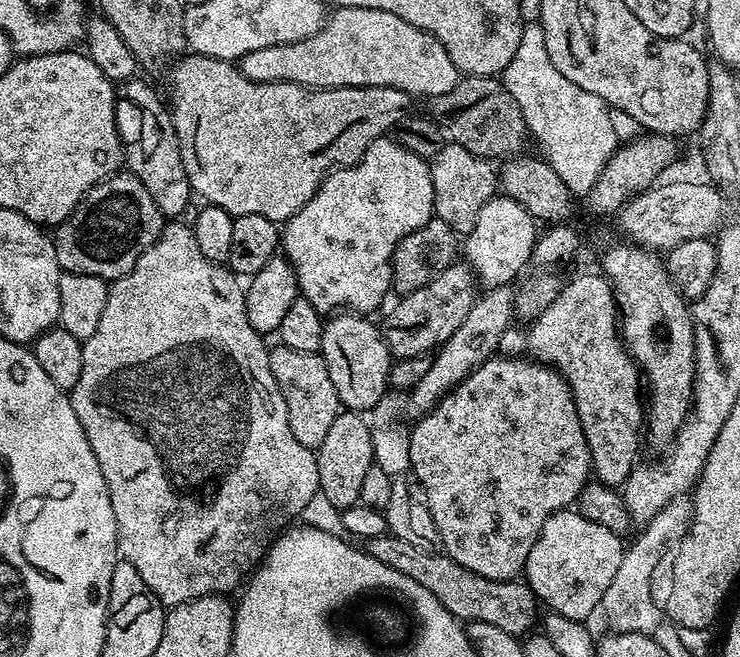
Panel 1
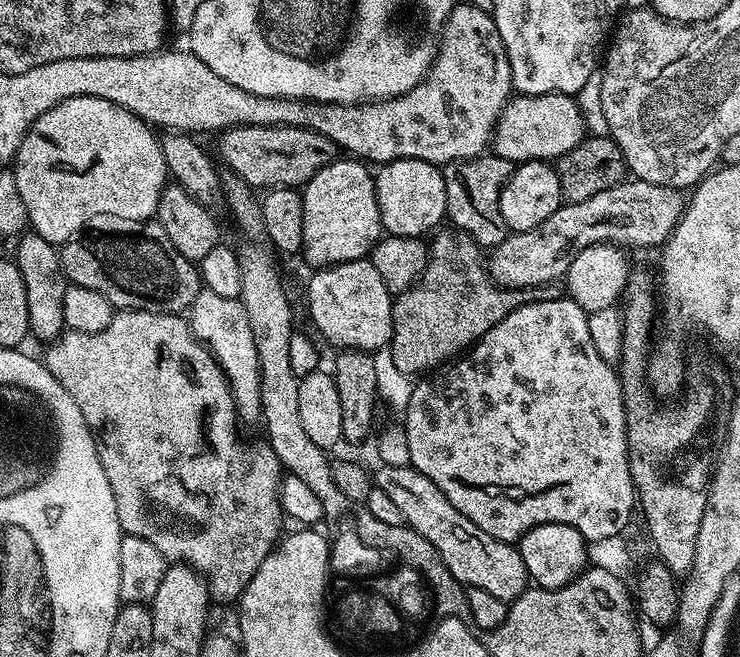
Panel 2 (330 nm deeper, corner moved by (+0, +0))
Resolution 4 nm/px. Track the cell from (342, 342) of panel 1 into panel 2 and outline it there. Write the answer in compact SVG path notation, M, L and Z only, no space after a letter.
M371 259L332 264L311 273L308 280L308 316L333 344L333 349L357 348L373 354L387 349L392 338L392 301L386 282L374 270Z

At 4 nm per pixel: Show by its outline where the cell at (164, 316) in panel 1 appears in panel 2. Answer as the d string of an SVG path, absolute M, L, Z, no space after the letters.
M120 310L113 315L110 326L98 334L82 334L81 332L65 331L47 345L42 355L42 363L62 386L66 386L66 394L74 398L78 410L82 410L82 418L86 418L88 425L96 437L98 458L102 462L102 470L106 470L106 482L110 482L110 490L114 494L114 506L118 510L118 522L121 533L138 538L146 538L165 560L175 564L184 564L201 574L208 584L208 593L213 601L228 604L239 601L246 586L254 578L258 566L272 553L281 539L280 520L280 482L282 469L280 460L274 450L266 442L260 444L243 444L236 433L238 417L236 404L232 400L232 391L228 389L228 379L217 366L216 360L208 349L196 339L187 319L183 315L171 312L138 312L135 310Z

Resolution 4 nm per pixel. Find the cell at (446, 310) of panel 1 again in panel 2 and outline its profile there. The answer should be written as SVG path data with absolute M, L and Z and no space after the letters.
M625 178L620 183L610 186L610 190L602 190L602 194L594 194L594 198L586 198L586 202L578 202L577 204L570 204L567 202L561 203L558 210L554 210L554 214L550 214L550 218L546 218L546 222L542 222L536 228L531 228L525 232L512 232L507 238L497 244L495 248L491 249L490 255L486 260L486 267L492 279L500 285L501 288L533 288L542 282L550 282L551 280L559 280L567 277L568 267L570 262L574 262L574 258L578 258L578 254L582 254L582 250L586 250L586 246L594 246L595 244L615 244L617 246L629 246L633 244L636 248L652 248L655 246L663 245L667 240L668 235L674 230L674 226L678 226L678 222L684 213L684 206L686 203L686 196L681 189L671 188L670 186L658 186L651 184L645 180L638 180L635 178Z

